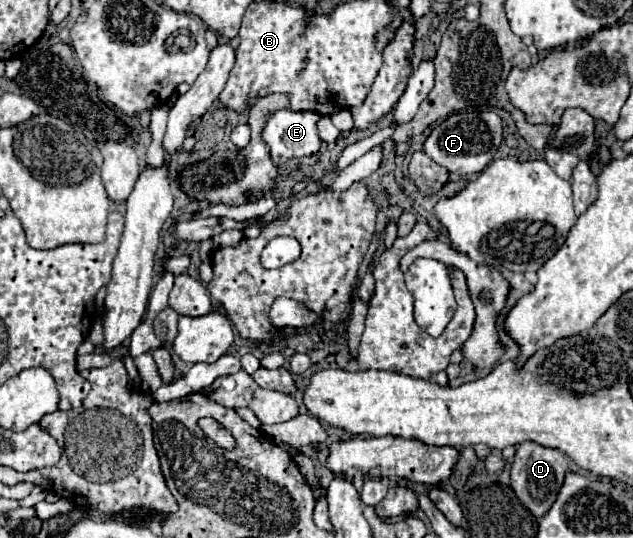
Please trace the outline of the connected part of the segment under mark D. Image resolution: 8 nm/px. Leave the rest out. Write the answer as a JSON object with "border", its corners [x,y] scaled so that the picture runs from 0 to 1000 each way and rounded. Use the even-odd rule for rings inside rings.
{"border":[[[826,822],[817,829],[817,844],[814,844],[814,855],[807,866],[807,907],[814,911],[817,926],[845,959],[858,959],[870,944],[870,937],[877,933],[877,926],[889,903],[896,870],[899,870],[899,862],[896,862],[896,848],[889,840],[852,829],[845,822]]]}

